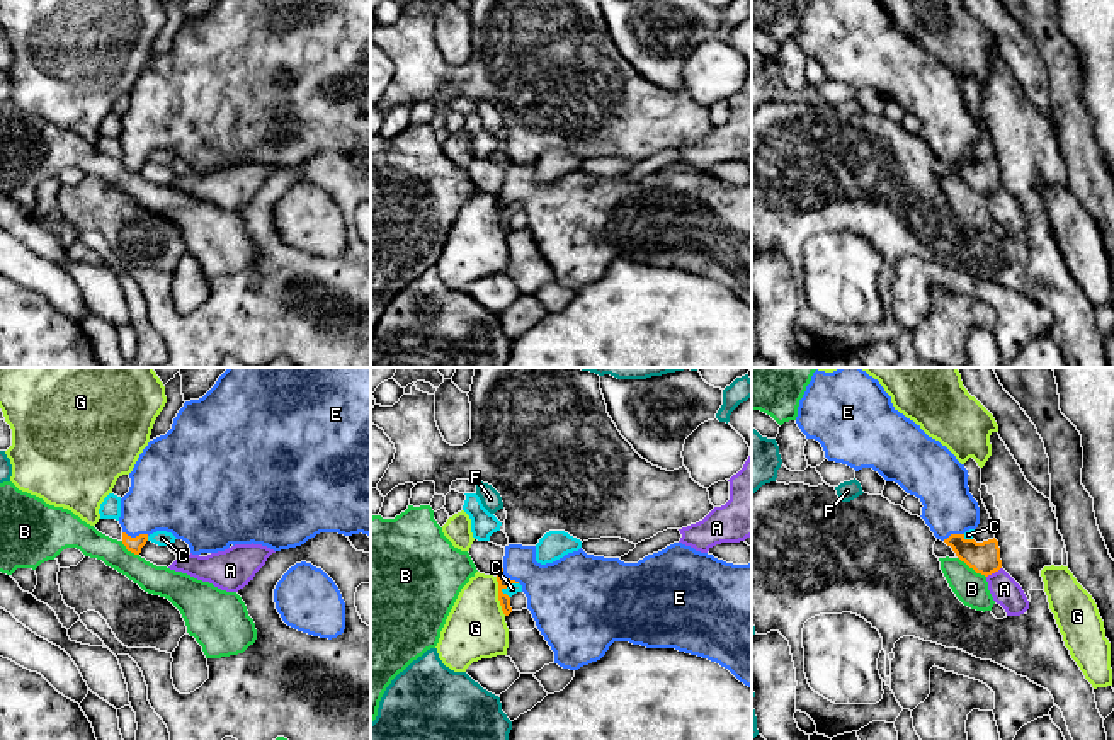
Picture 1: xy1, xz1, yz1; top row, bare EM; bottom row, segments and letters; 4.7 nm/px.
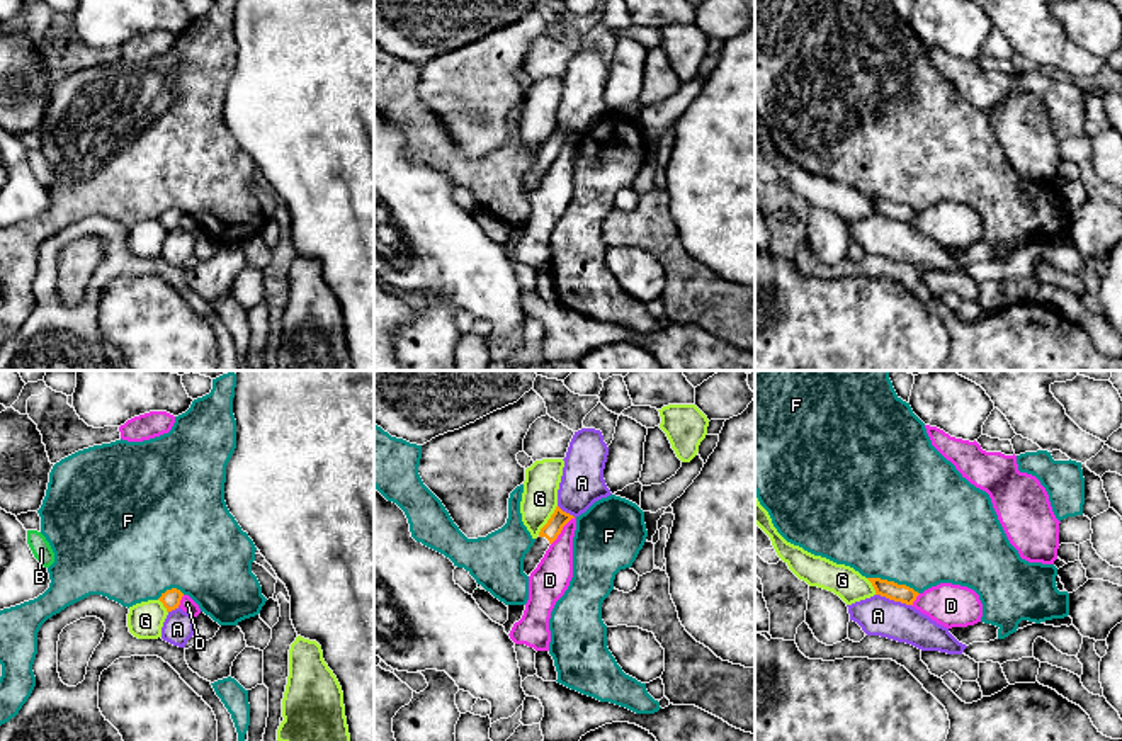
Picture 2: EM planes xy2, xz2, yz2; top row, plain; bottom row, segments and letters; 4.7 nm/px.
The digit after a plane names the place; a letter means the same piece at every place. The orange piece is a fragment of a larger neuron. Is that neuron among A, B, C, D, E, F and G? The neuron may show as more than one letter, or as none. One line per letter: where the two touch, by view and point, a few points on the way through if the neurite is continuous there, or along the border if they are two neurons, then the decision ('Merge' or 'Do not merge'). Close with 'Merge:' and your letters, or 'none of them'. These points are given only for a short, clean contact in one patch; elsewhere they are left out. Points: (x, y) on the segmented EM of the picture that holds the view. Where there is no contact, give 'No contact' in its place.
A: Touches orange at yz2 (893, 599). Do not merge
B: Touches orange at yz1 (971, 567). Do not merge
C: Touches orange at xz1 (509, 584). Boundary: xz1 (517, 582), (500, 591). Do not merge
D: Touches orange at xz2 (561, 529). Boundary: xz2 (573, 517), (551, 544). Do not merge
E: Touches orange at xy1 (136, 536). Merge
F: Touches orange at yz2 (893, 582). Do not merge
G: Touches orange at xz1 (499, 596). Do not merge
Merge: E

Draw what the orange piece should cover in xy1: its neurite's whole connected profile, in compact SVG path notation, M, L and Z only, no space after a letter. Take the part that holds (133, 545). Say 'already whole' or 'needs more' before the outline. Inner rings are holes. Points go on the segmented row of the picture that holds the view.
needs more; M228 367L202 398L184 403L165 435L148 442L129 478L119 524L134 555L156 531L185 541L192 555L252 543L281 551L320 532L371 538L371 367Z

